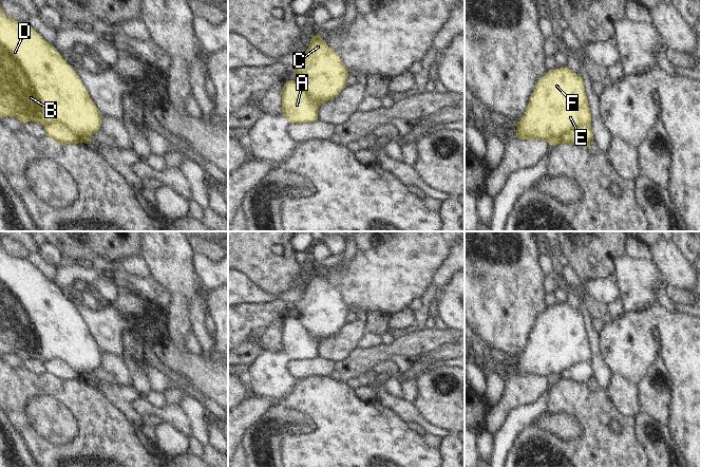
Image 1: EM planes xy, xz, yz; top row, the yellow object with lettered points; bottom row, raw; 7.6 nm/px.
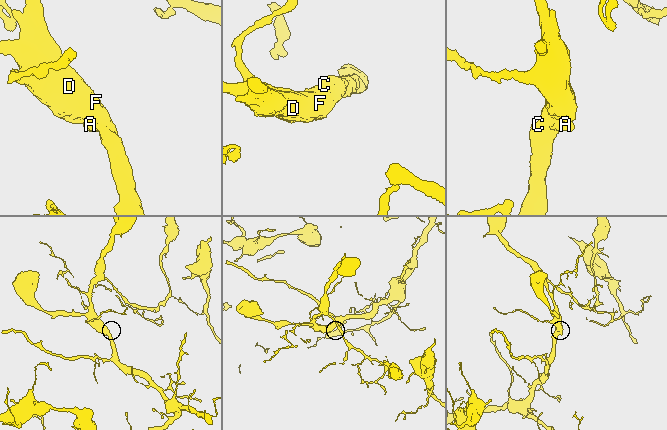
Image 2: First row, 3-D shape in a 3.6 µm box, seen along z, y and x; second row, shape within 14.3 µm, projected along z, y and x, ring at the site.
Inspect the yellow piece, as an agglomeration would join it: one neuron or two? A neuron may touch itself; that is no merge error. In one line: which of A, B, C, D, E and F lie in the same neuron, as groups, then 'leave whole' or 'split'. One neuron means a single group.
A / B C D E F; split

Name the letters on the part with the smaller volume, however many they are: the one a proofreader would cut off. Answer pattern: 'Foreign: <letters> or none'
Foreign: A

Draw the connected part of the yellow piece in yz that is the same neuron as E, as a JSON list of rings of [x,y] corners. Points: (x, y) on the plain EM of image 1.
[[[567,304],[550,306],[536,319],[527,347],[516,360],[519,376],[545,377],[550,381],[561,380],[563,372],[577,363],[591,362],[591,349],[582,314]]]

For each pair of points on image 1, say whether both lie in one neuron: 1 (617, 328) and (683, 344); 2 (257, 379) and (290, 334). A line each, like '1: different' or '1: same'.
1: same
2: same

